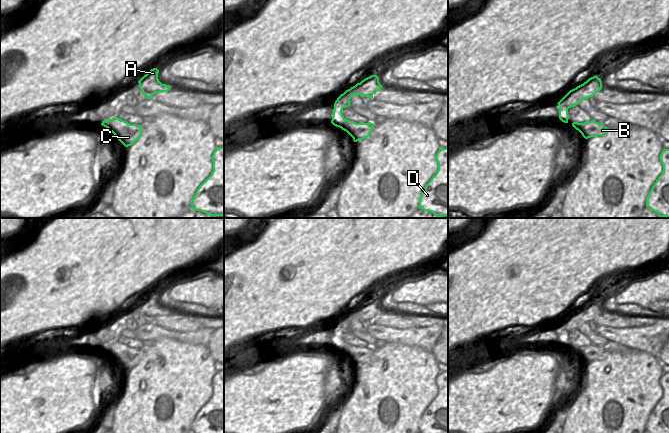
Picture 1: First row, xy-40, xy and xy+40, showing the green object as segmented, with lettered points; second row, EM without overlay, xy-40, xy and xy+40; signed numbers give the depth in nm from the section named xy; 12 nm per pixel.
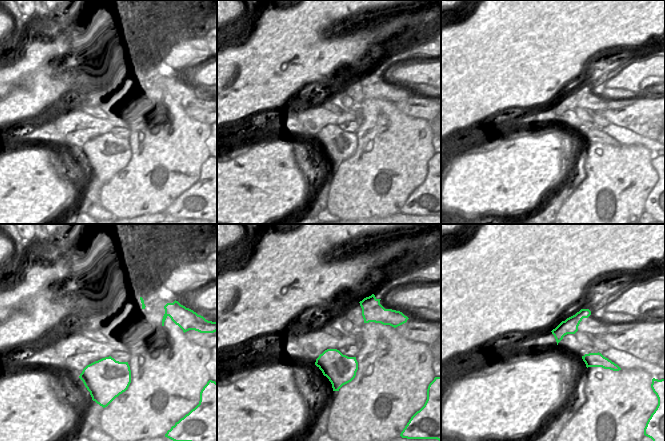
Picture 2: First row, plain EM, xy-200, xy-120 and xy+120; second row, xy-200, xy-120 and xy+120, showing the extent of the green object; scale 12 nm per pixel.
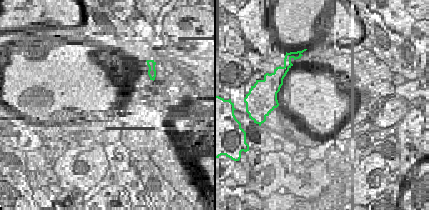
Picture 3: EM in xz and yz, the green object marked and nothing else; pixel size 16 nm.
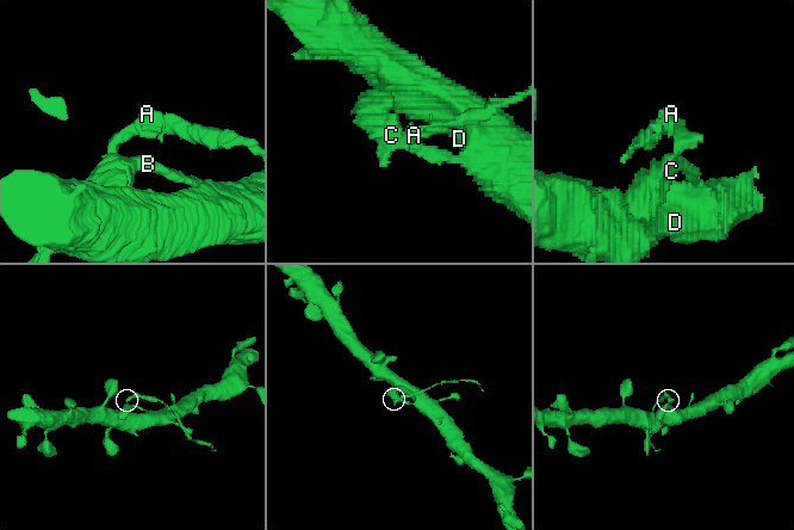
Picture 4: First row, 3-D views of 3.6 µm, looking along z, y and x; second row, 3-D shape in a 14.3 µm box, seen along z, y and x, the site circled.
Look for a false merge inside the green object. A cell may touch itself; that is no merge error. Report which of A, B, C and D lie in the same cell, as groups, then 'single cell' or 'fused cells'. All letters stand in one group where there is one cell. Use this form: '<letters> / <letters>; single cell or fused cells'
A / B C D; fused cells

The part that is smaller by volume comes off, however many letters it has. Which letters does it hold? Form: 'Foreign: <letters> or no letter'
Foreign: A

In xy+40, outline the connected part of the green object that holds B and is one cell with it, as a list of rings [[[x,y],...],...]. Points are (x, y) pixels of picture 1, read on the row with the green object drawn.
[[[594,120],[584,123],[573,122],[572,126],[578,130],[585,139],[603,136],[610,130],[603,123],[598,123]]]

